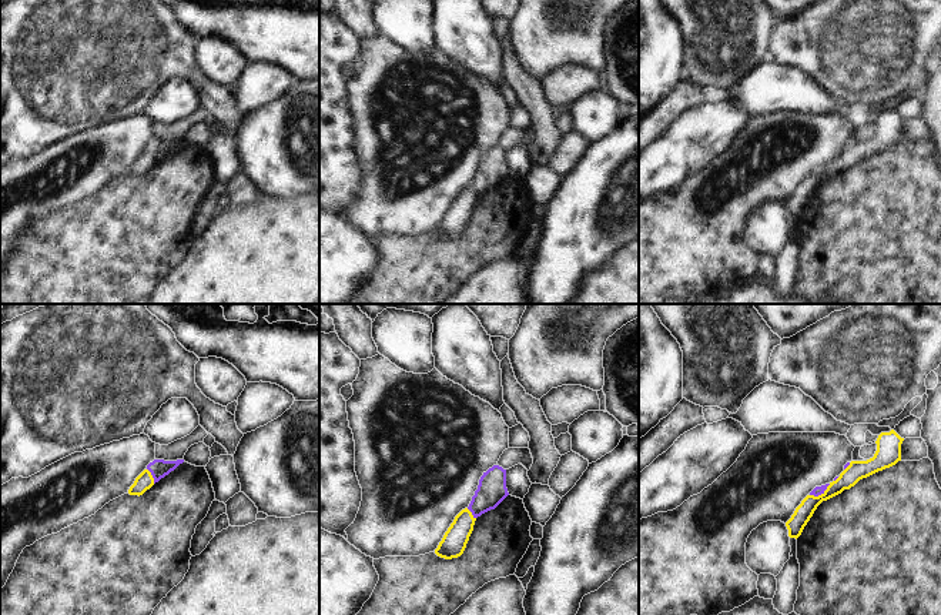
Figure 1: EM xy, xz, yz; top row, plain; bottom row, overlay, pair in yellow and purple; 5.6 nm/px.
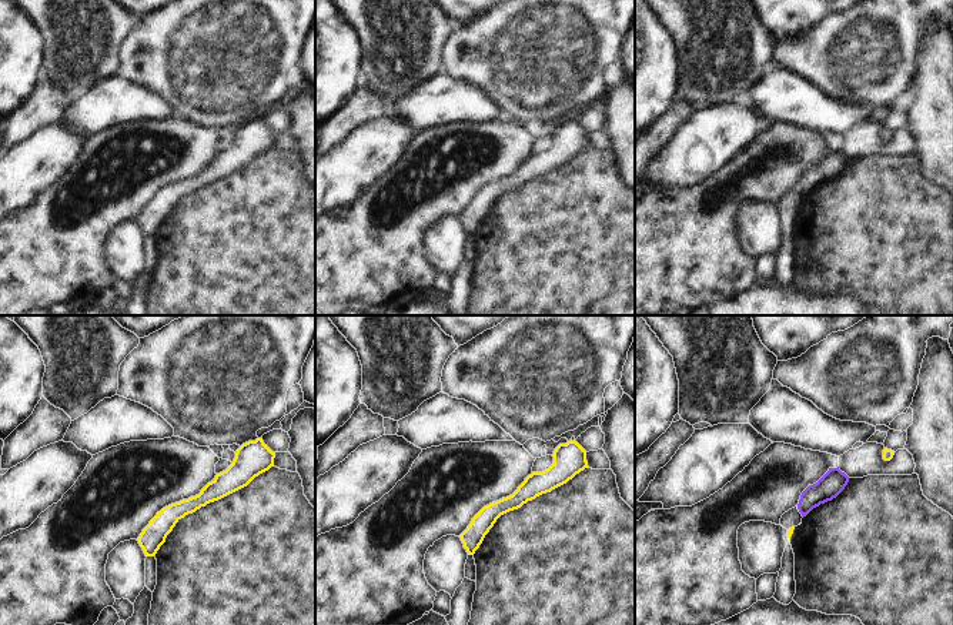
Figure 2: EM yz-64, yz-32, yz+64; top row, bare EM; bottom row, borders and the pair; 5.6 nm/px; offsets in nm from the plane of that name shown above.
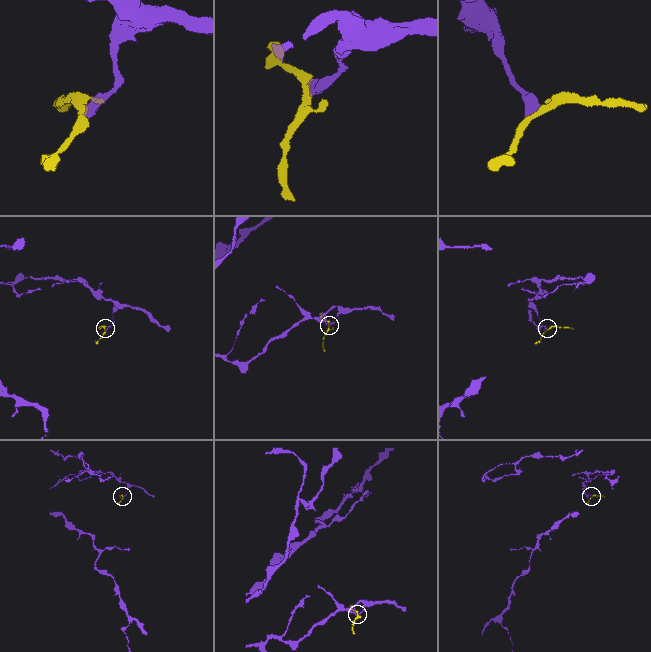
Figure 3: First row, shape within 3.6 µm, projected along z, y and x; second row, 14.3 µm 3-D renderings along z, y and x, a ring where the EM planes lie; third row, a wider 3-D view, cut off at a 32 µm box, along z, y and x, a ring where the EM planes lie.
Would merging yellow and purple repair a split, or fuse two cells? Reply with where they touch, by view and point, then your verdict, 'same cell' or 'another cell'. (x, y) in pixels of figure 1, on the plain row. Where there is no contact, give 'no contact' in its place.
contact yz (821, 174); same cell

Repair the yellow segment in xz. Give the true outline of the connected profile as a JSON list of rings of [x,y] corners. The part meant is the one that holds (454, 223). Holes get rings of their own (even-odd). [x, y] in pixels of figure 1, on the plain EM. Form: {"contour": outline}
{"contour": [[[493,146],[480,157],[469,187],[455,197],[435,234],[445,240],[461,237],[473,211],[476,198],[495,190],[508,176],[506,150]]]}

